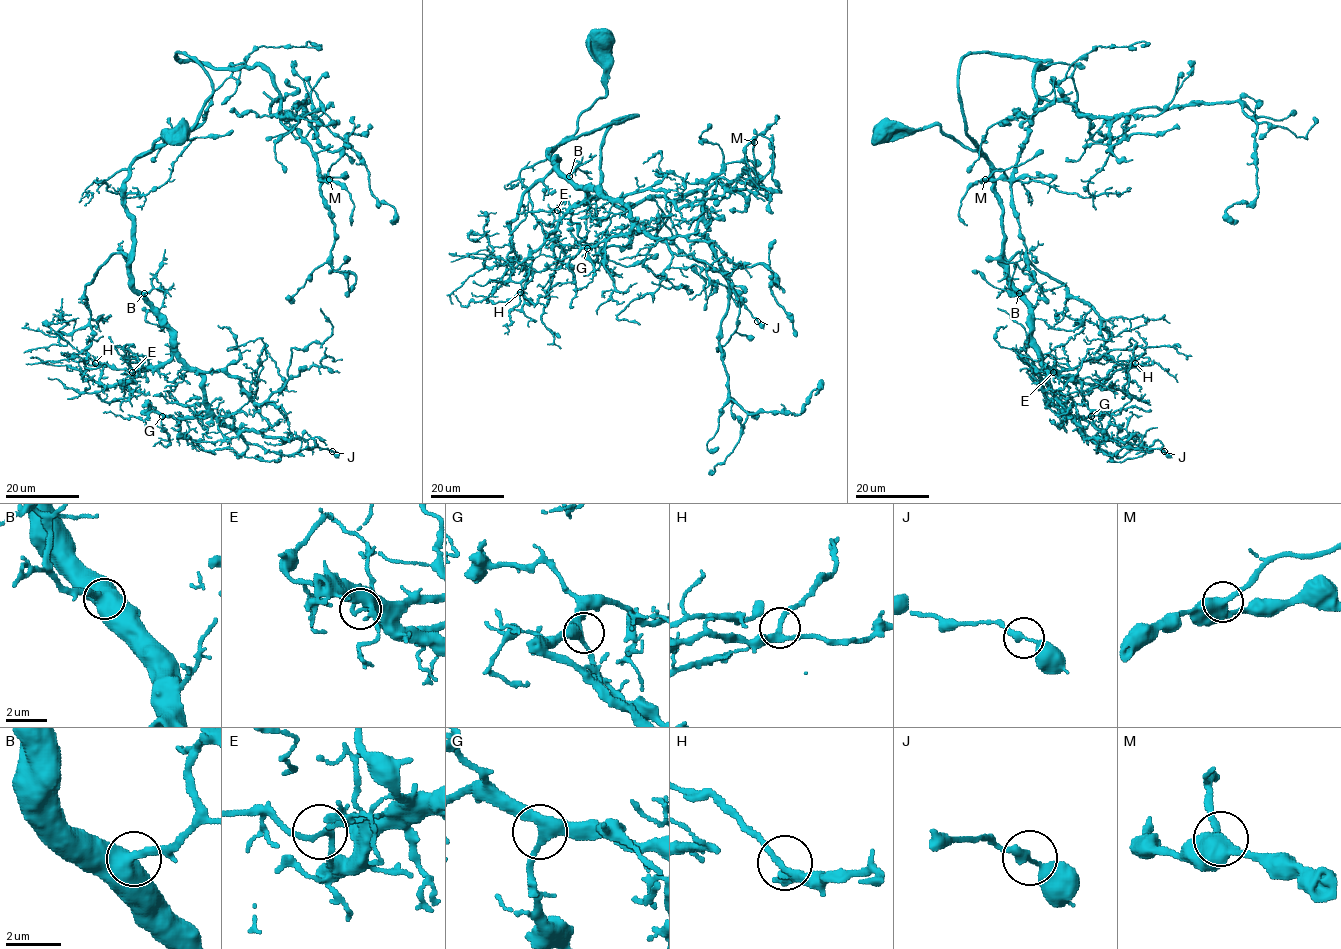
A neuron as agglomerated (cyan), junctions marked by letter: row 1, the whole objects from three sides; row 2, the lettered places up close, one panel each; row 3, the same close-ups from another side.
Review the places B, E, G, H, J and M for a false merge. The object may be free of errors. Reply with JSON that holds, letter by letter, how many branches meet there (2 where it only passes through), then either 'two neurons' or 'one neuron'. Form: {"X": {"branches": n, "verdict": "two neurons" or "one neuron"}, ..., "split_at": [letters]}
{"B": {"branches": 2, "verdict": "one neuron"}, "E": {"branches": 2, "verdict": "one neuron"}, "G": {"branches": 3, "verdict": "one neuron"}, "H": {"branches": 3, "verdict": "one neuron"}, "J": {"branches": 2, "verdict": "one neuron"}, "M": {"branches": 2, "verdict": "one neuron"}, "split_at": []}

